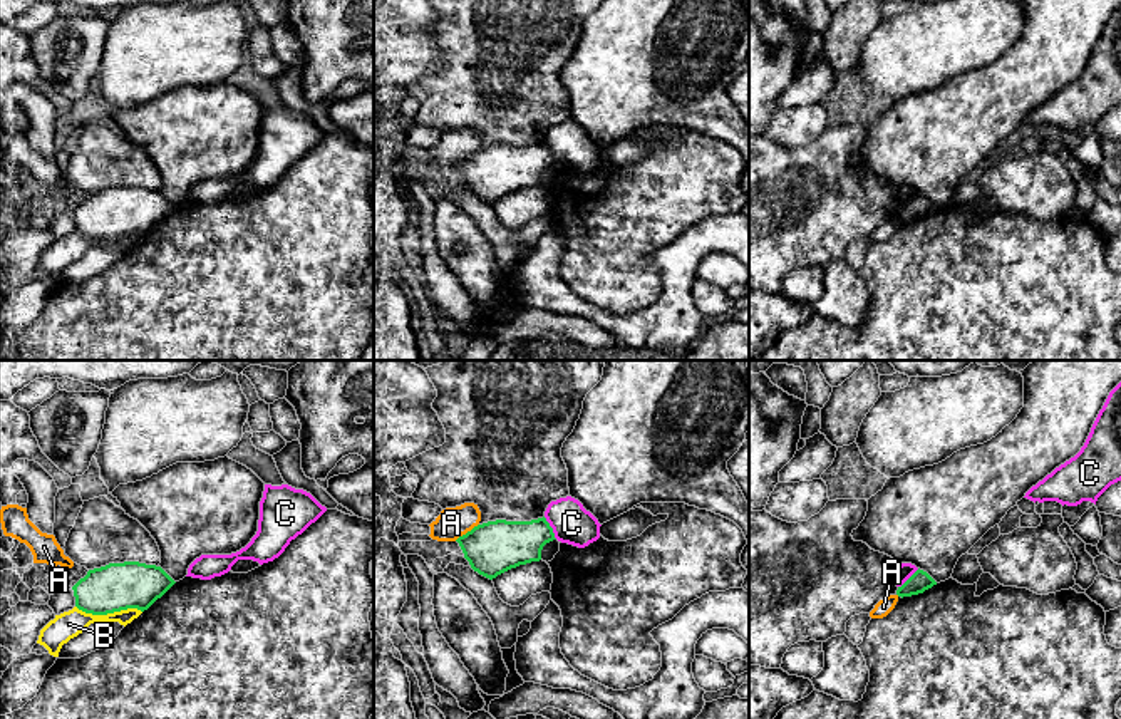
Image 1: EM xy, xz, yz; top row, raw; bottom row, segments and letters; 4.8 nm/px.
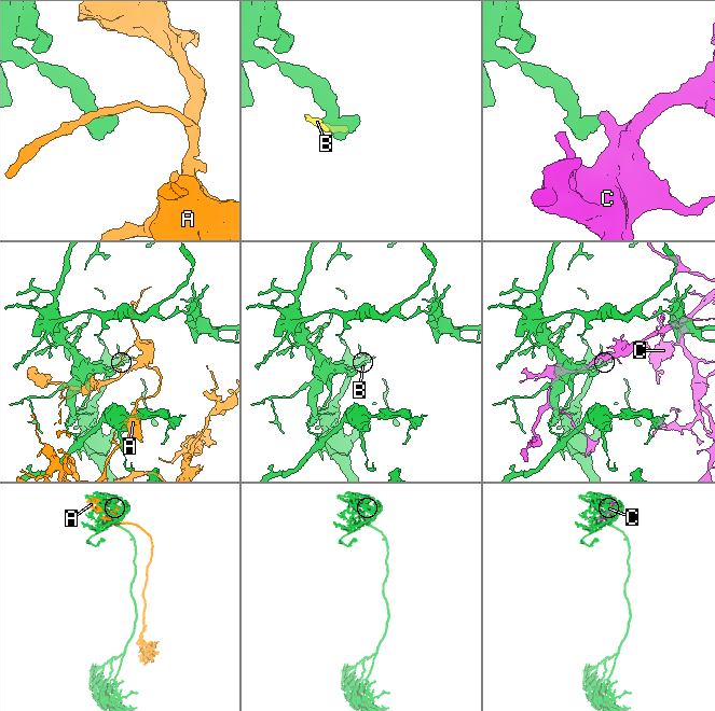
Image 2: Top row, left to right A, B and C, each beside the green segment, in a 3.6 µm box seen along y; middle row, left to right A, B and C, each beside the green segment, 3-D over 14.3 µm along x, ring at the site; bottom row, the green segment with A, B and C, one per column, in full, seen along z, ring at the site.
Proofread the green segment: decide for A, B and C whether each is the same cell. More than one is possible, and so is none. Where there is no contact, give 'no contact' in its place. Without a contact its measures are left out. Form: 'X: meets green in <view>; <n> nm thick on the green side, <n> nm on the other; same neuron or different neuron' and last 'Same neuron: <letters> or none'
A: meets green in xz; 260 nm thick on the green side, 150 nm on the other; different neuron
B: meets green in xy; 220 nm thick on the green side, 130 nm on the other; different neuron
C: meets green in xz; 240 nm thick on the green side, 190 nm on the other; different neuron
Same neuron: none

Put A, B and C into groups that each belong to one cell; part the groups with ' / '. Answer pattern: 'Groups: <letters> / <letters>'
Groups: A / B / C

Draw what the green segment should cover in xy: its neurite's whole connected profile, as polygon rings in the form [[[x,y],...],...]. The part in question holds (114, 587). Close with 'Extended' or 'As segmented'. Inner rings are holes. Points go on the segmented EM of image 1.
[[[124,561],[89,570],[72,590],[79,610],[107,615],[127,608],[144,612],[174,583],[161,566]]]. As segmented

